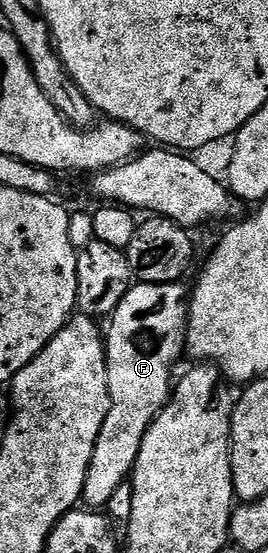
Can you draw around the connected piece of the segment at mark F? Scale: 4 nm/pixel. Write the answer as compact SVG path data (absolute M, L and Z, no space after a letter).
M137 282L122 297L120 304L112 310L106 323L104 356L106 357L106 377L108 378L108 396L110 409L106 413L106 421L102 421L102 429L98 433L98 441L94 445L94 457L90 457L90 469L86 469L86 485L82 503L88 509L104 509L110 497L118 487L129 482L134 465L138 461L138 449L142 449L142 437L150 429L150 425L160 416L160 410L168 403L170 388L174 383L172 366L176 358L182 355L184 333L188 329L189 288L183 282L177 283L142 283Z

